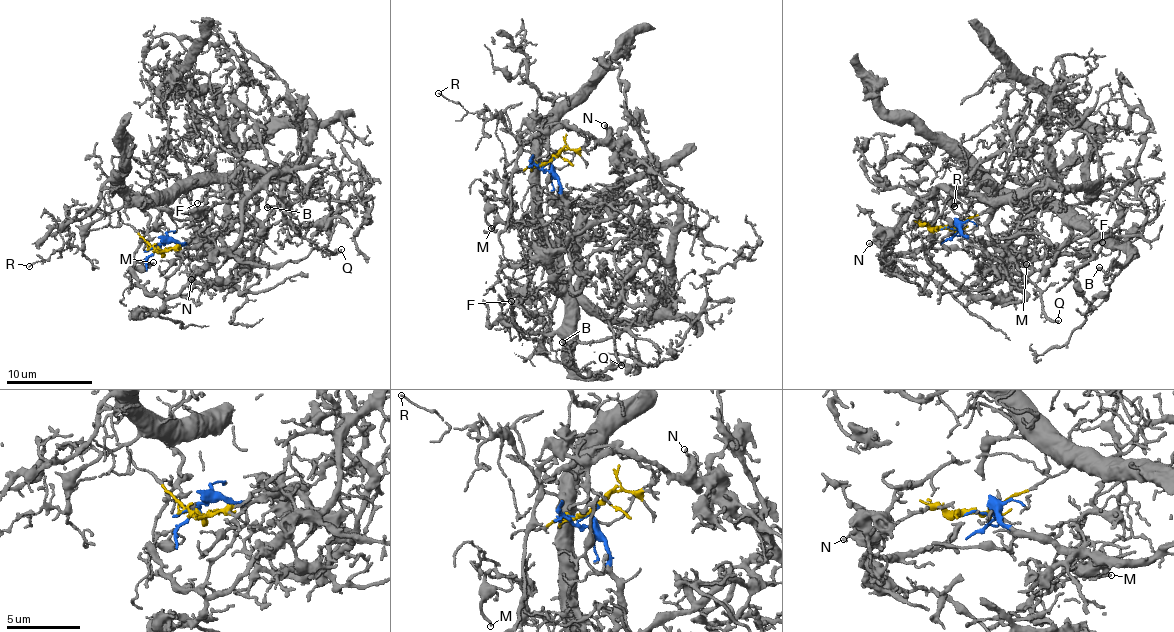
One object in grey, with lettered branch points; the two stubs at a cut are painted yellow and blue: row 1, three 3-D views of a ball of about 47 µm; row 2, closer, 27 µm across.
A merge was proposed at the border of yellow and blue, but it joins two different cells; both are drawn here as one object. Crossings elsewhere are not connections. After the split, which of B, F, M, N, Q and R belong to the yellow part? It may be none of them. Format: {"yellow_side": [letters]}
{"yellow_side": ["N", "Q"]}

